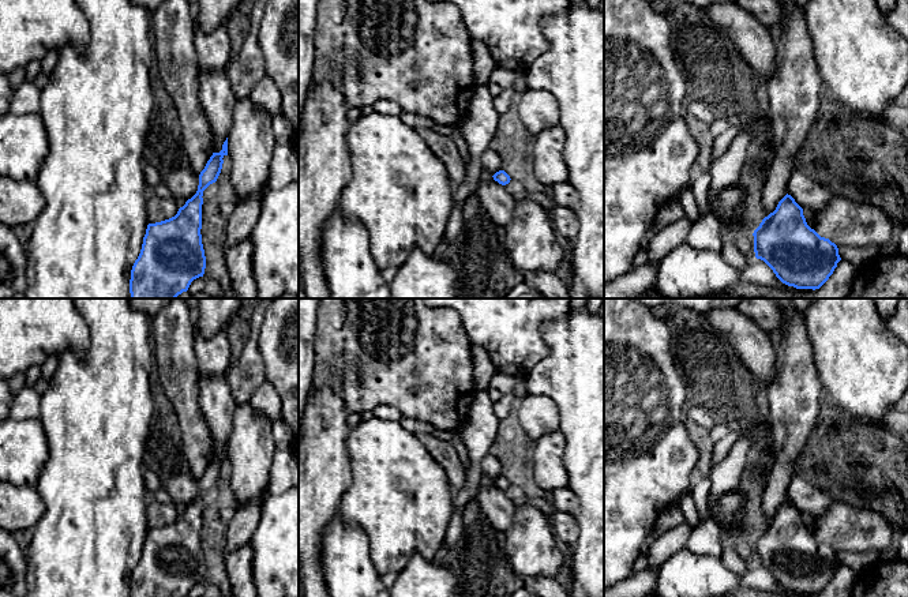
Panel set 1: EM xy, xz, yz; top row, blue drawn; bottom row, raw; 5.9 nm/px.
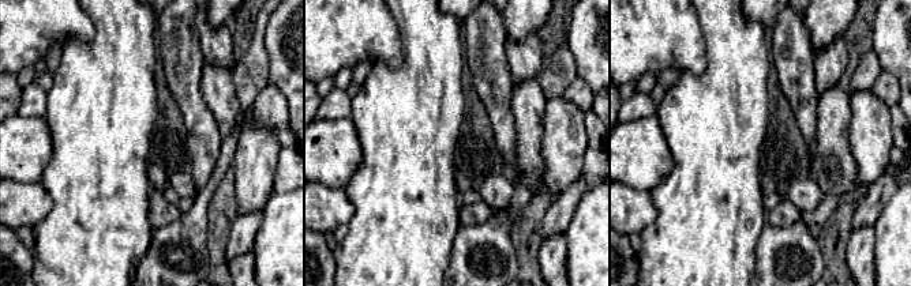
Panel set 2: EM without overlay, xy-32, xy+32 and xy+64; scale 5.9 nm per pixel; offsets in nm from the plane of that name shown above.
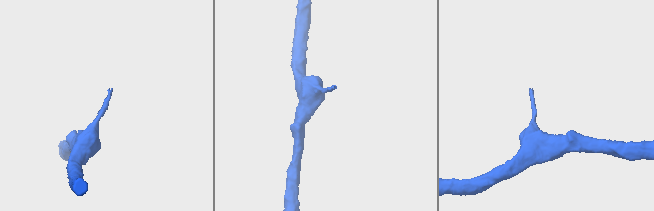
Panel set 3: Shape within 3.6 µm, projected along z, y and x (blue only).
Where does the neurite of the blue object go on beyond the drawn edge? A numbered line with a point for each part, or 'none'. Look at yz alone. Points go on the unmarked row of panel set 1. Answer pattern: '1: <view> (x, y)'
none

